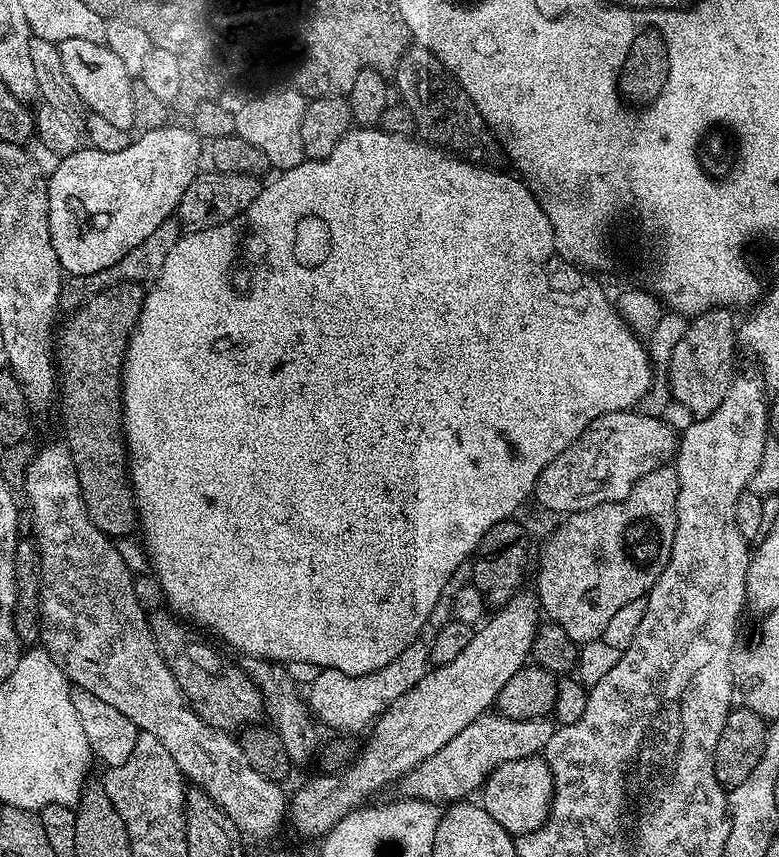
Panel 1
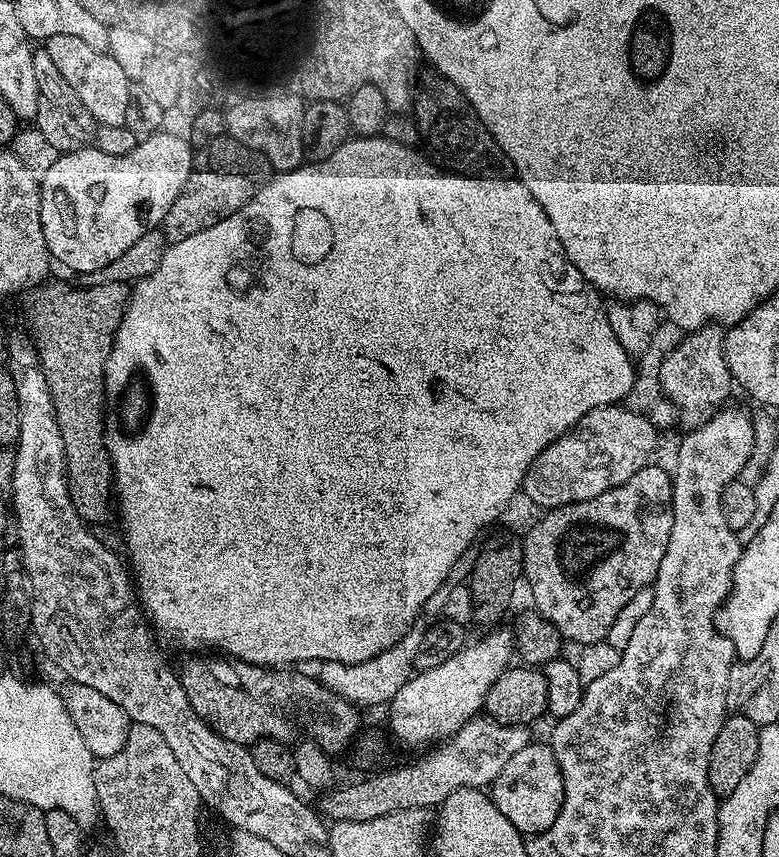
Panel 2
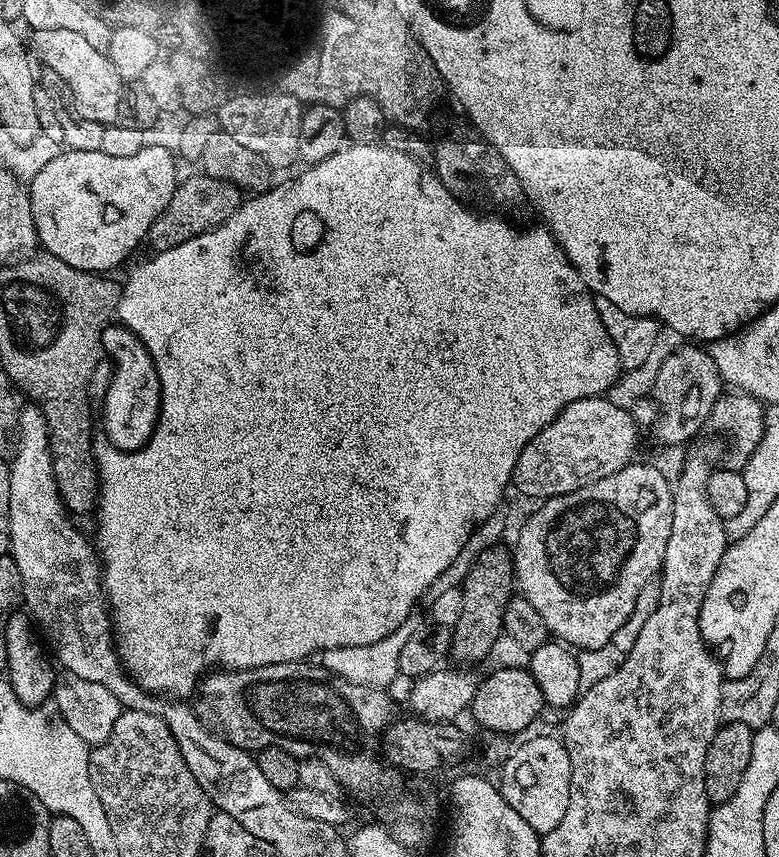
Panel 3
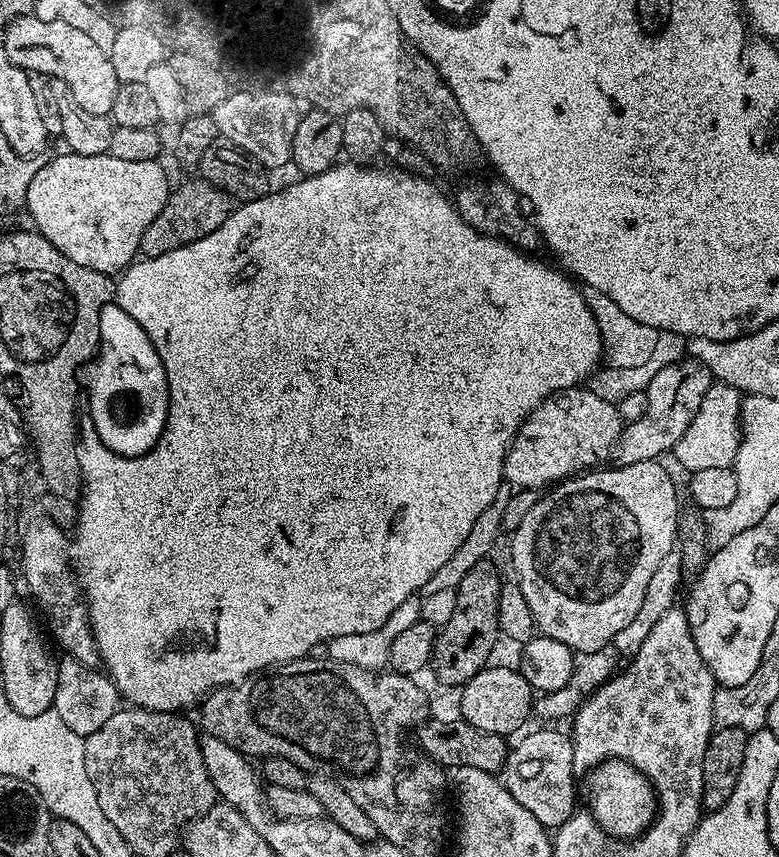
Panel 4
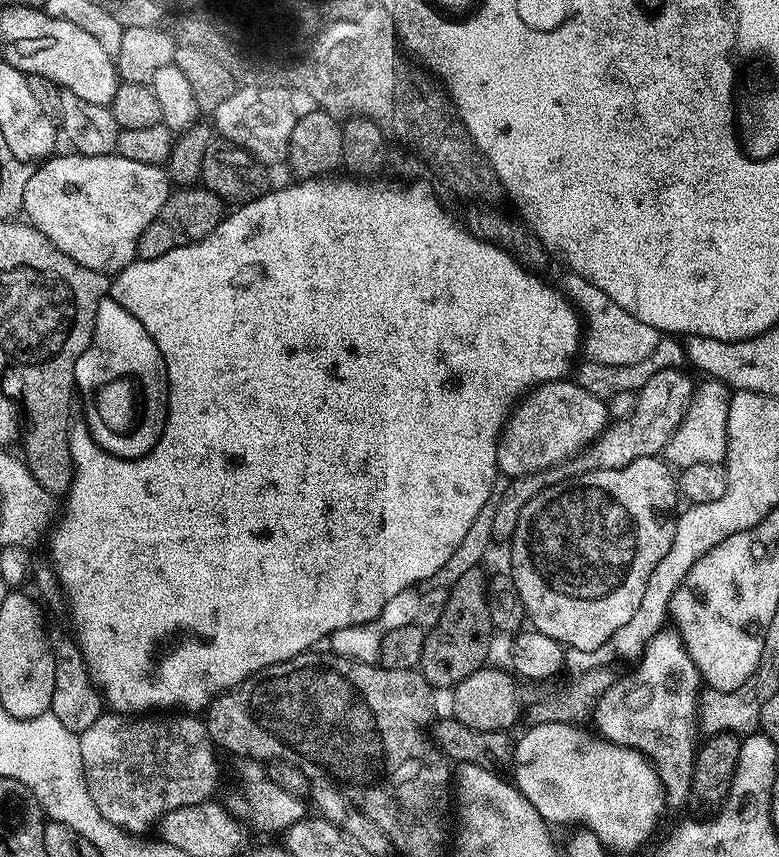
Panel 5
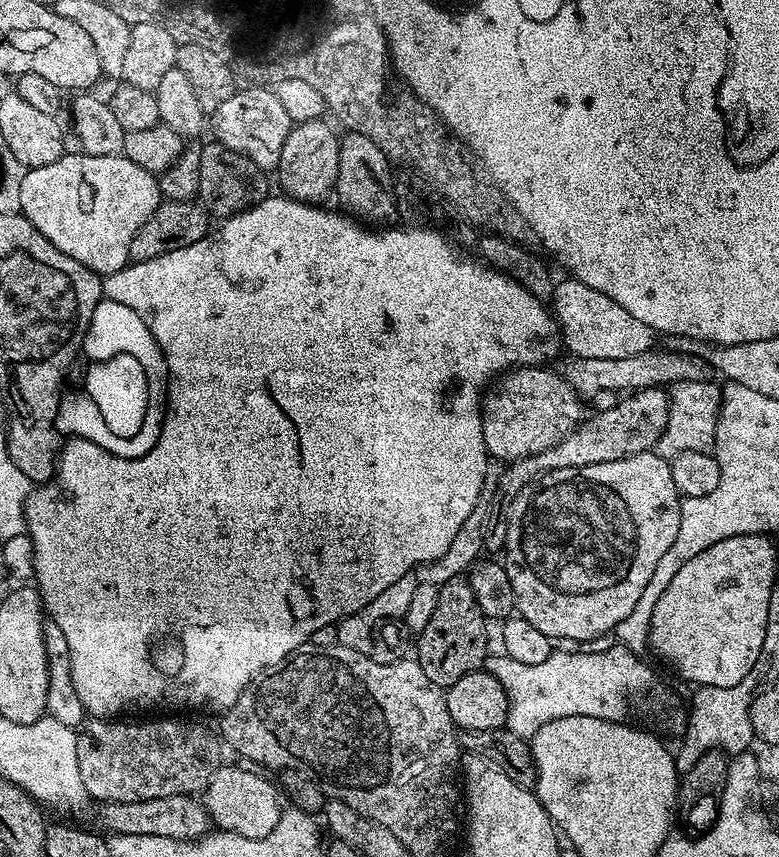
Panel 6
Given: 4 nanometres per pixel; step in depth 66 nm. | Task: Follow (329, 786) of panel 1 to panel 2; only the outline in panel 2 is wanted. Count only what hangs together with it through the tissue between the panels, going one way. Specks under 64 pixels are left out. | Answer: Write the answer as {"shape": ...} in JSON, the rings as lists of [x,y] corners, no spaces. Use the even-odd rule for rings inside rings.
{"shape":[[[500,626],[484,634],[481,640],[474,642],[472,640],[466,643],[463,648],[452,657],[447,658],[441,665],[417,671],[412,675],[406,682],[406,686],[402,686],[402,690],[398,690],[398,694],[394,694],[394,698],[386,708],[386,711],[389,712],[388,728],[396,735],[397,742],[405,744],[408,748],[420,748],[423,744],[432,746],[437,742],[447,741],[465,722],[481,715],[486,694],[490,694],[494,682],[498,682],[500,675],[513,663],[513,644],[513,633],[509,629],[507,632],[504,626]]]}

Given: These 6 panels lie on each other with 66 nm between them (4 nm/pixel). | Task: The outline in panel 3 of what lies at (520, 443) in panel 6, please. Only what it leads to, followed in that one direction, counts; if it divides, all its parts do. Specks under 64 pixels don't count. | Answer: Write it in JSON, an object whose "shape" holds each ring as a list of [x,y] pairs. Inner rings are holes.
{"shape":[[[604,396],[572,402],[522,450],[514,466],[512,484],[522,495],[533,496],[536,502],[570,494],[595,480],[618,474],[618,470],[633,463],[636,433],[638,427],[629,409],[614,406]]]}

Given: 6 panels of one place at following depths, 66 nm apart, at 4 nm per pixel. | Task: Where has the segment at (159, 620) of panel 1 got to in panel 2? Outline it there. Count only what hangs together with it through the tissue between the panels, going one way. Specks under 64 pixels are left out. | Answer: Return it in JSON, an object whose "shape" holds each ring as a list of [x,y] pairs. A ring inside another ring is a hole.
{"shape":[[[192,654],[181,668],[178,668],[180,685],[186,690],[186,698],[190,698],[190,706],[202,722],[206,722],[219,736],[235,744],[251,746],[257,740],[287,741],[292,728],[301,728],[303,735],[313,740],[319,748],[329,754],[337,754],[349,747],[350,741],[361,731],[360,716],[357,705],[337,696],[331,688],[319,679],[311,680],[303,677],[295,670],[281,670],[279,667],[266,668],[259,664],[247,664],[244,660],[216,658],[207,660],[207,655]]]}

